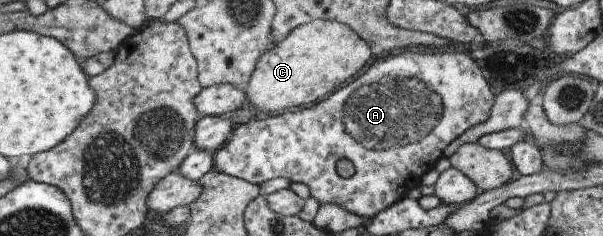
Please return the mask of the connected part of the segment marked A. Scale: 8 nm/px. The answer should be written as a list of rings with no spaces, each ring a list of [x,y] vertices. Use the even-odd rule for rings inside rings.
[[[440,50],[437,54],[419,54],[419,52],[401,52],[396,56],[387,56],[376,59],[363,74],[359,74],[355,80],[347,85],[343,84],[333,91],[328,98],[323,98],[315,103],[310,109],[297,110],[296,112],[285,112],[285,114],[273,114],[265,120],[250,120],[245,124],[240,124],[231,129],[225,142],[212,152],[212,168],[217,172],[250,182],[251,184],[261,184],[265,180],[277,178],[279,176],[287,178],[289,182],[301,182],[309,189],[309,197],[314,198],[319,205],[335,203],[348,213],[362,217],[374,217],[384,208],[391,206],[394,202],[407,196],[408,190],[417,188],[420,184],[420,176],[429,169],[442,156],[446,155],[453,146],[454,140],[469,130],[472,126],[484,123],[490,115],[494,96],[487,81],[481,74],[477,63],[470,59],[468,52],[449,53],[447,50]],[[339,158],[346,158],[354,166],[354,173],[349,178],[341,178],[335,172],[335,162]]]

